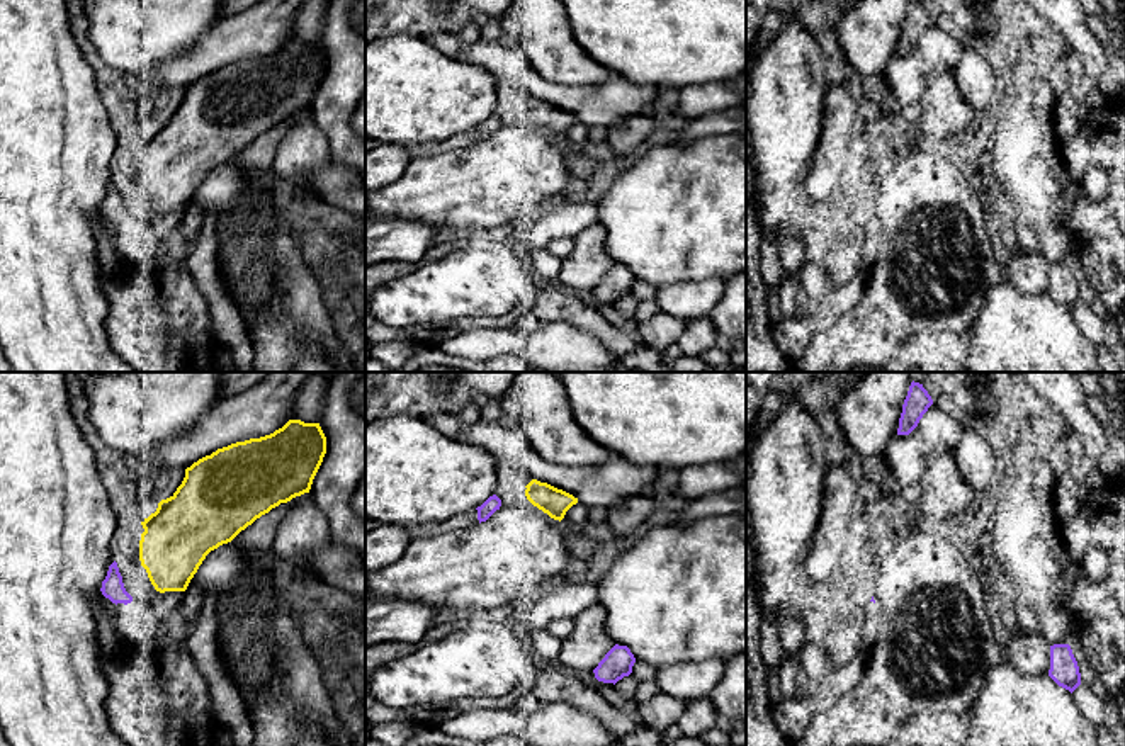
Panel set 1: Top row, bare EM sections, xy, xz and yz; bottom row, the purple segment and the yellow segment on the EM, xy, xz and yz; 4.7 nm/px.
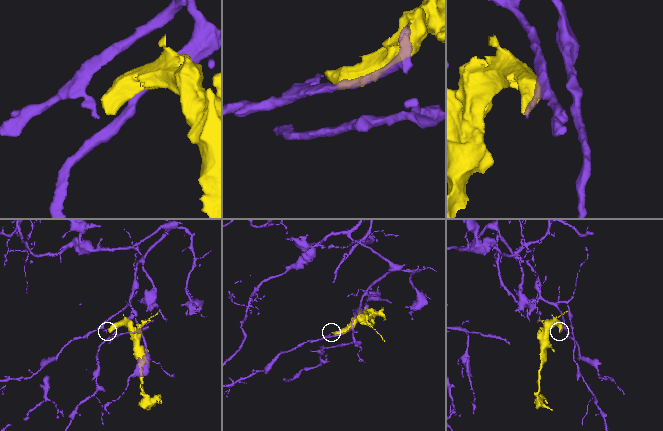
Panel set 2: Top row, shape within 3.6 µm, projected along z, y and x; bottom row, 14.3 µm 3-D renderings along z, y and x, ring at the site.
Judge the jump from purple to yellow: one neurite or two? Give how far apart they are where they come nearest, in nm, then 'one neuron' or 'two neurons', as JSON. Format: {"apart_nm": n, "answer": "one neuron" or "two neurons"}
{"apart_nm": 110, "answer": "two neurons"}

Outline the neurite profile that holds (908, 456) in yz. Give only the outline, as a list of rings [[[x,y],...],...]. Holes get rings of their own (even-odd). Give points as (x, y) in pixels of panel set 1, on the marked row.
[[[931,404],[909,435],[897,435],[884,457],[901,488],[921,483],[930,464],[955,449],[967,425]]]

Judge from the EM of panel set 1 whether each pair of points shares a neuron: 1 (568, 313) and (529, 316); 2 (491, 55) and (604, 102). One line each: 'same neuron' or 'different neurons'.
1: same neuron
2: same neuron

